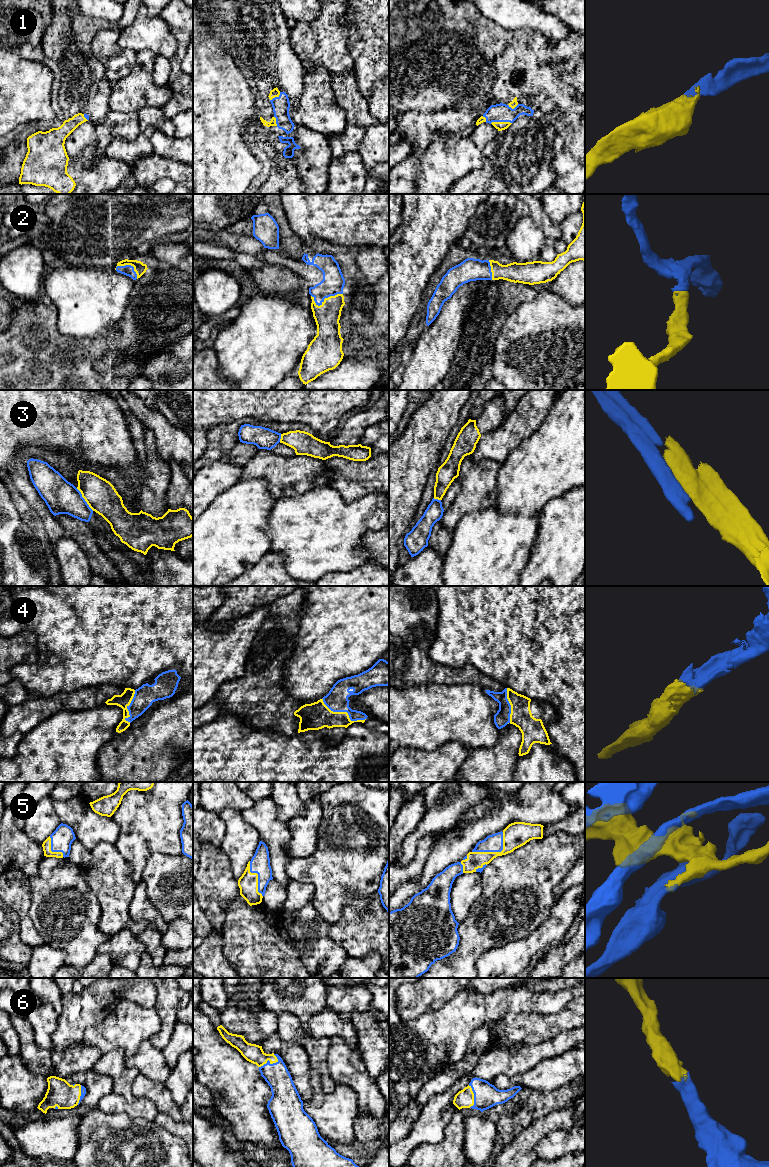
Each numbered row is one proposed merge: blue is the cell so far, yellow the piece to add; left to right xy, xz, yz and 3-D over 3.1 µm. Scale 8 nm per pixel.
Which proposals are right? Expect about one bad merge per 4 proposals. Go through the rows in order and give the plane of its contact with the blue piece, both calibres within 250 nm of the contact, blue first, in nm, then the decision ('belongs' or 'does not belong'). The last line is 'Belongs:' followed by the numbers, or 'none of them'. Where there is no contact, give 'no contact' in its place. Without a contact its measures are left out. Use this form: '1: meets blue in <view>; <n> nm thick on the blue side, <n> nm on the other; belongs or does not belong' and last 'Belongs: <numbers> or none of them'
1: meets blue in yz; 150 nm thick on the blue side, 70 nm on the other; belongs
2: meets blue in xz; 180 nm thick on the blue side, 200 nm on the other; belongs
3: meets blue in xy; 260 nm thick on the blue side, 260 nm on the other; does not belong
4: meets blue in xz; 180 nm thick on the blue side, 220 nm on the other; belongs
5: meets blue in yz; 140 nm thick on the blue side, 200 nm on the other; belongs
6: meets blue in xz; 200 nm thick on the blue side, 150 nm on the other; belongs
Belongs: 1, 2, 4, 5, 6

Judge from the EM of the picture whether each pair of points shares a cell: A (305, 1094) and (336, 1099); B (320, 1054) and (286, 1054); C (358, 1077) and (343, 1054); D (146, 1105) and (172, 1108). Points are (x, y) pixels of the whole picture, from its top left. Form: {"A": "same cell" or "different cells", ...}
{"A": "different cells", "B": "different cells", "C": "same cell", "D": "different cells"}

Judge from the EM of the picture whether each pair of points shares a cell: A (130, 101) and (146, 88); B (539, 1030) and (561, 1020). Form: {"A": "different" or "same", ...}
{"A": "same", "B": "same"}

